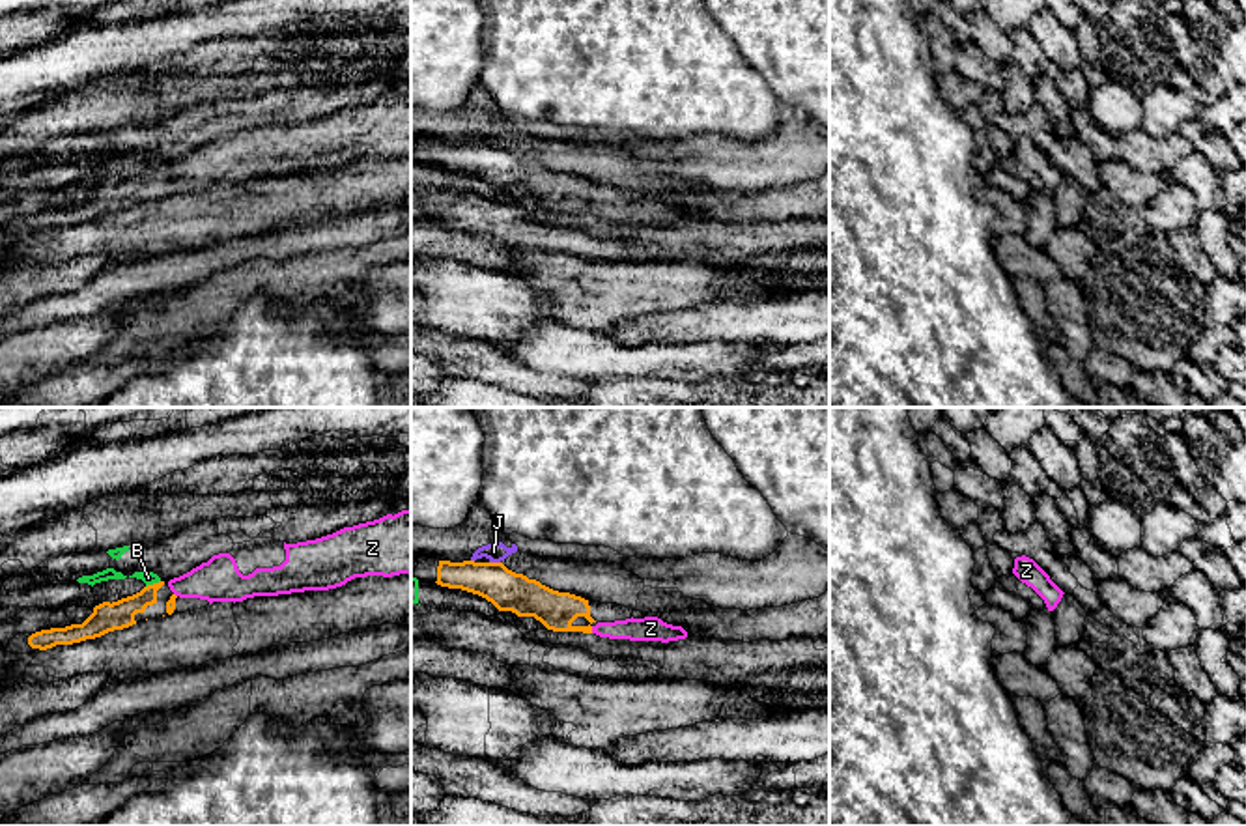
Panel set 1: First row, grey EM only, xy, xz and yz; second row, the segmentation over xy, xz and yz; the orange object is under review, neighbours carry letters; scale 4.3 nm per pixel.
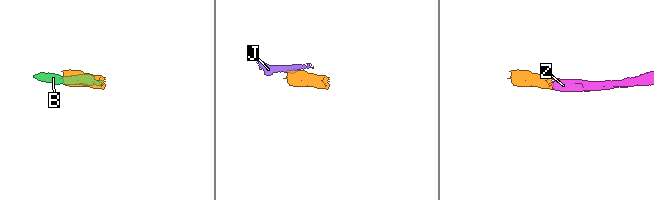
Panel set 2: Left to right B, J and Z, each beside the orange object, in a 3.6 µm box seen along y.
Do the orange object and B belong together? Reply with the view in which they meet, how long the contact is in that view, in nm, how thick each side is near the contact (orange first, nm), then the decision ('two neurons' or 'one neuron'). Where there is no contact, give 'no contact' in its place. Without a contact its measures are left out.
xy | 70 nm | 130/60 nm | two neurons

